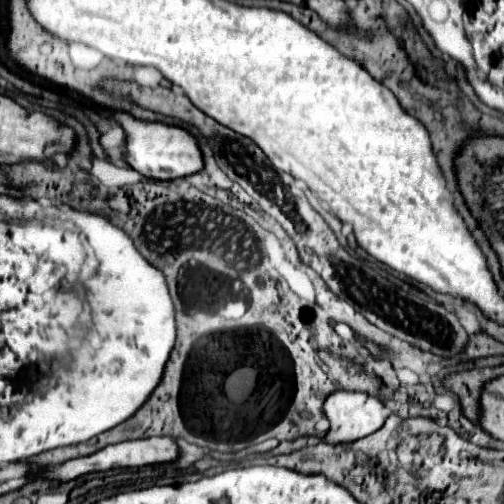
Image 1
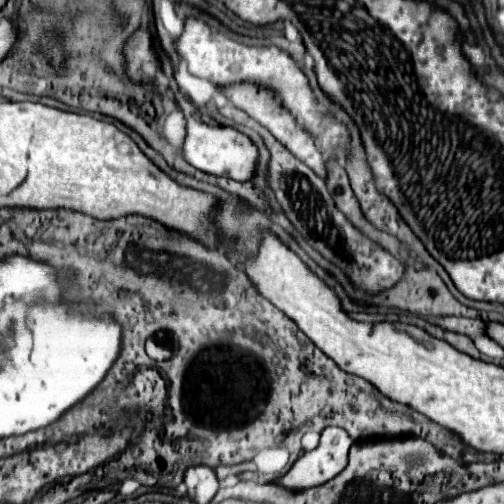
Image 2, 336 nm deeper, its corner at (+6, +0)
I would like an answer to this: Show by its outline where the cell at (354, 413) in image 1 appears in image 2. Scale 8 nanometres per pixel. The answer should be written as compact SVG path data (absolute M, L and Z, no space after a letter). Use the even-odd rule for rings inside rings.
M324 428L320 444L314 450L304 452L294 462L294 466L278 480L278 484L288 490L304 490L324 484L344 470L344 466L348 464L348 450L352 442L354 440L344 428Z

